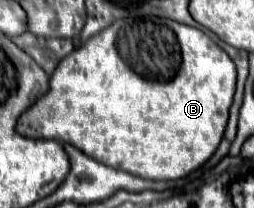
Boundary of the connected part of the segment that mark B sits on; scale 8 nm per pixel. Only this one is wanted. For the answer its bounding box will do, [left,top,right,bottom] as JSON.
[16,16,236,180]

